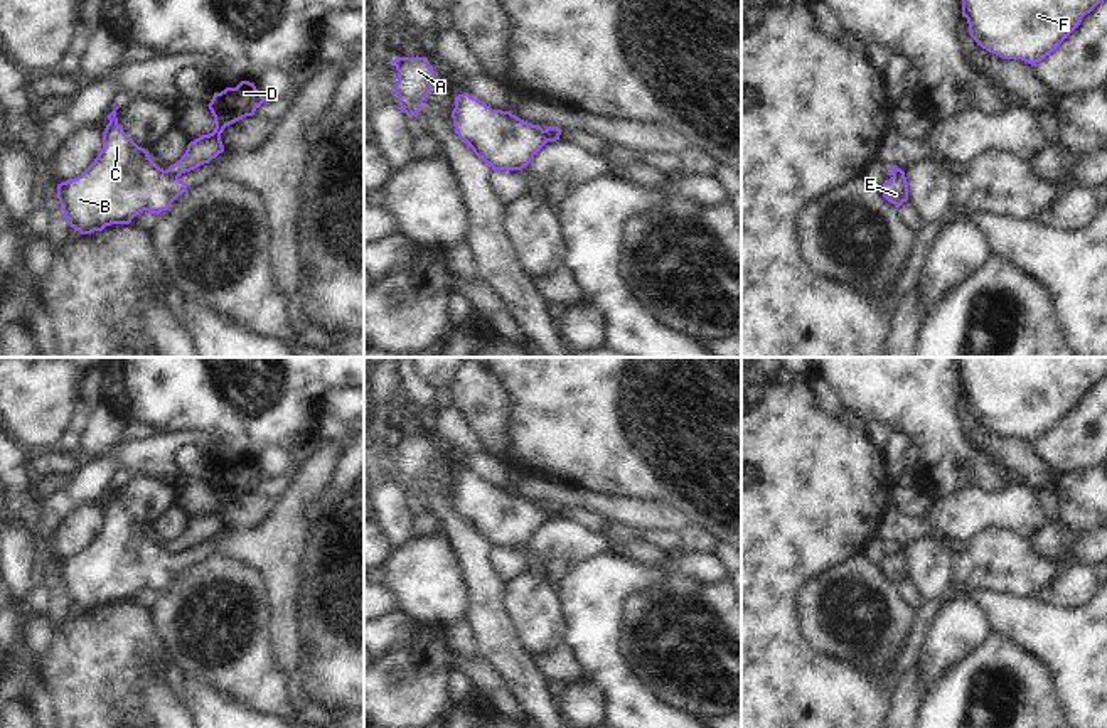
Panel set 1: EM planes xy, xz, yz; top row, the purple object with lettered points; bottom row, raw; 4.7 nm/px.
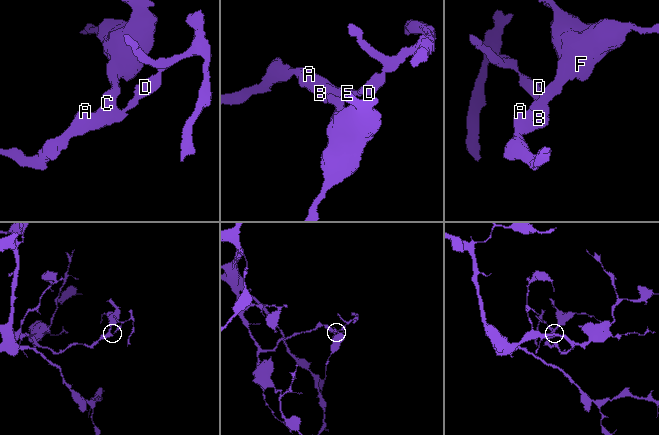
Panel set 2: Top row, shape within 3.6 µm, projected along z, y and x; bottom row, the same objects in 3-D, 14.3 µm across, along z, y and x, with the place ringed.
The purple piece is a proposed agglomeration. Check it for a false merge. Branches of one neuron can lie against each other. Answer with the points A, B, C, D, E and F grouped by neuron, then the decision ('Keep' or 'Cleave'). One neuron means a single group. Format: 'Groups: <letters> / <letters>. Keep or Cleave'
Groups: A B C E F / D. Cleave.

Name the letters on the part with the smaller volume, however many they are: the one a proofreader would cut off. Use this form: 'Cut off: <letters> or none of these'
Cut off: D

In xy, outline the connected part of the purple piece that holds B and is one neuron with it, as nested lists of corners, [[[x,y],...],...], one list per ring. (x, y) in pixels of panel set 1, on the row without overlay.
[[[118,484],[108,492],[110,500],[103,509],[103,526],[94,539],[78,554],[57,561],[57,576],[71,605],[81,612],[103,608],[111,602],[130,602],[131,597],[148,588],[160,592],[187,568],[187,561],[160,546],[118,502]]]

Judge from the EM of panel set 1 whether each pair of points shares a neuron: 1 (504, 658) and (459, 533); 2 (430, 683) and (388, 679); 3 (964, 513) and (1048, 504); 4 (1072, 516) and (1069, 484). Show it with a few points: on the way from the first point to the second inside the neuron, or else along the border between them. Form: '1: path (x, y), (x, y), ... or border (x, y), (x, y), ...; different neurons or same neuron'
1: path (491, 627), (486, 617), (486, 588), (475, 563); same neuron
2: path (420, 683), (398, 683); same neuron
3: path (984, 511), (1028, 509); same neuron
4: path (1072, 508), (1072, 492); same neuron

